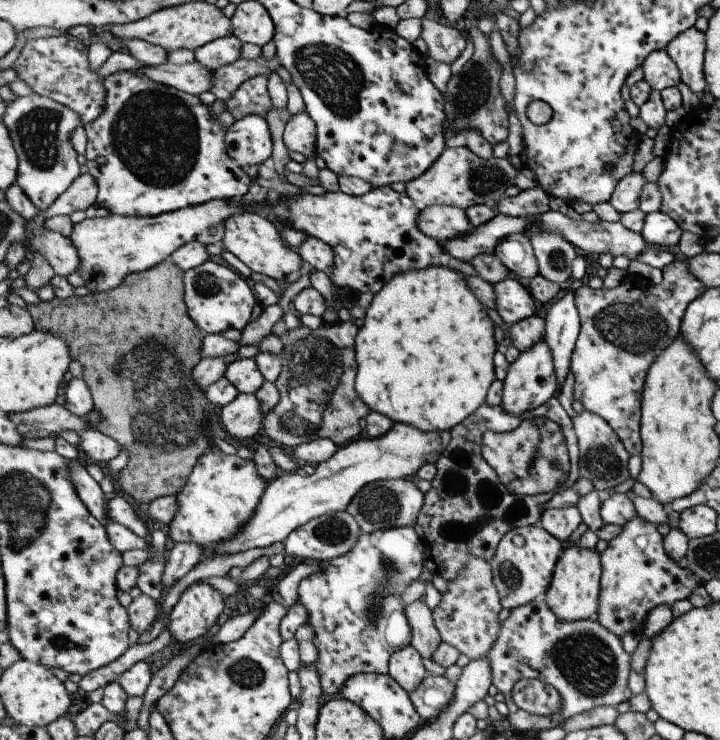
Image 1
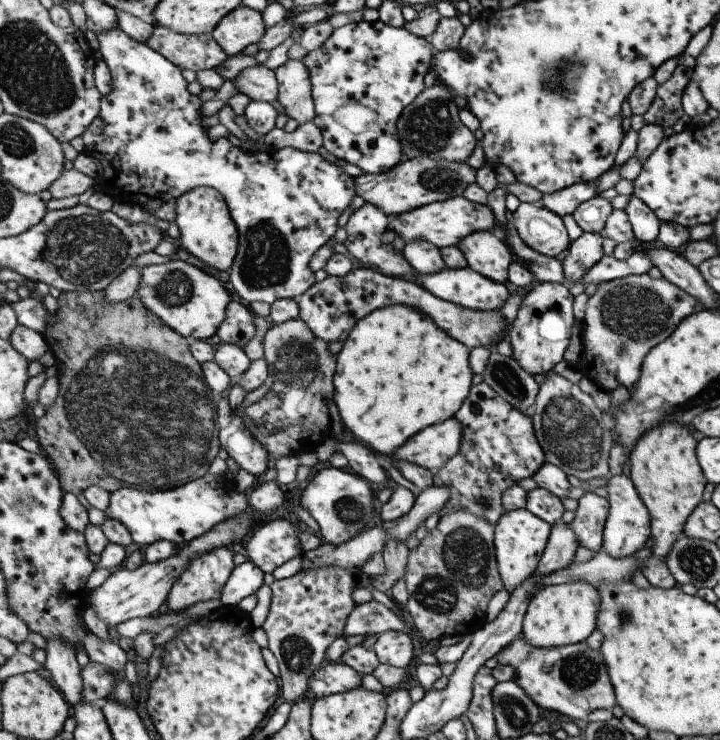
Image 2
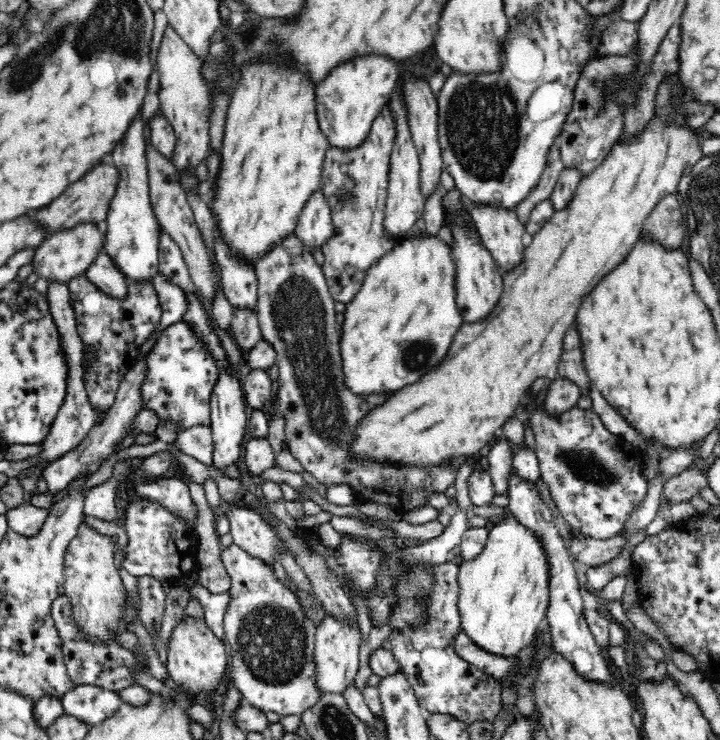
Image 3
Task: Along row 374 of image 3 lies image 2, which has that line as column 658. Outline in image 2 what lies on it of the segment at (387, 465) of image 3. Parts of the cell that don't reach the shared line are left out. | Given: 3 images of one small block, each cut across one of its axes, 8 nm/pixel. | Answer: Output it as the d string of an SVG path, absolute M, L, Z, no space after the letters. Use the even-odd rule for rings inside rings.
M647 273L599 283L596 293L588 299L582 325L583 356L589 362L591 379L610 393L616 386L624 386L630 393L641 378L645 357L652 348L667 339L685 318L701 309L702 304L696 297L665 280L665 277L656 279Z

